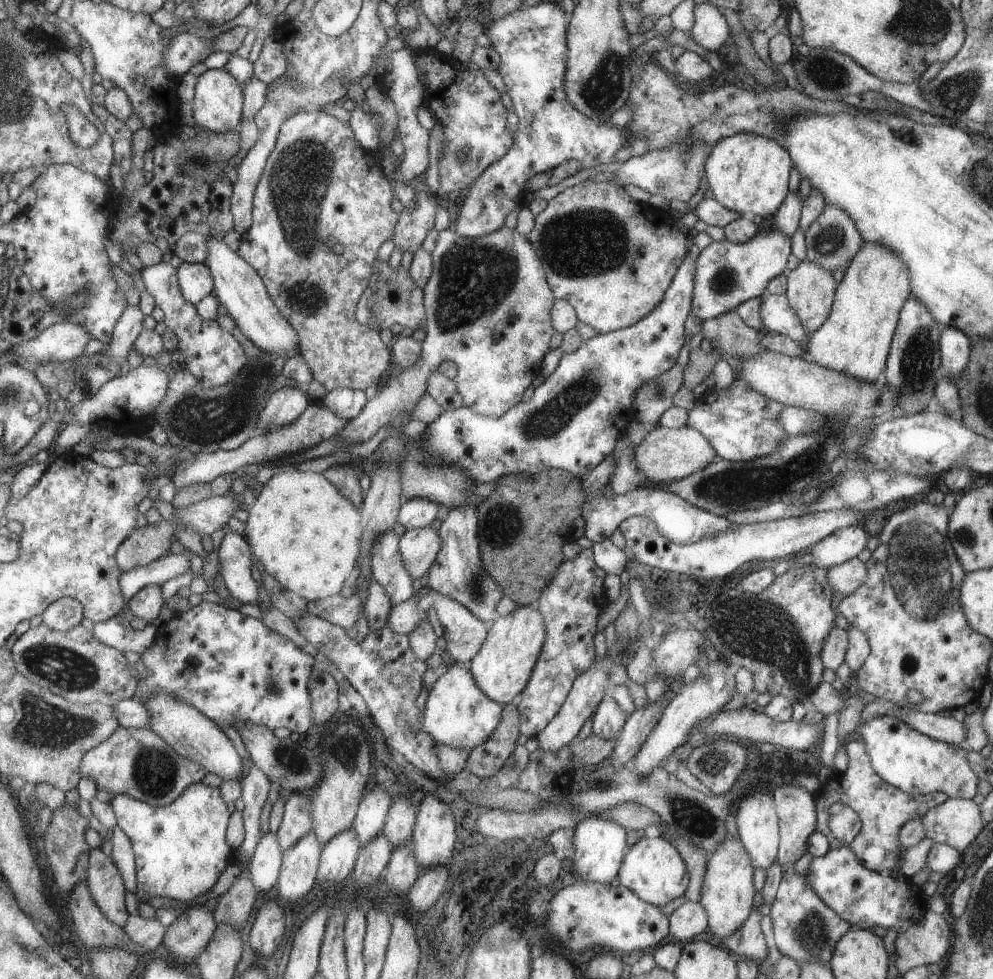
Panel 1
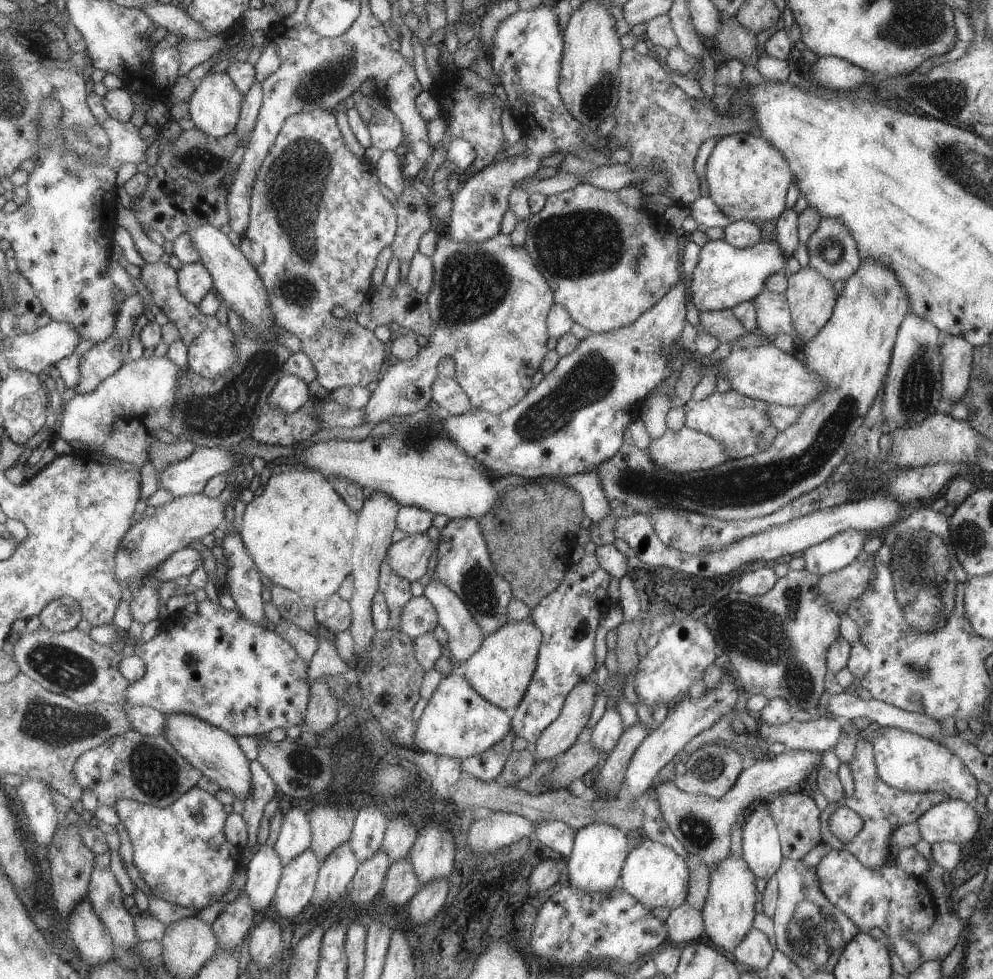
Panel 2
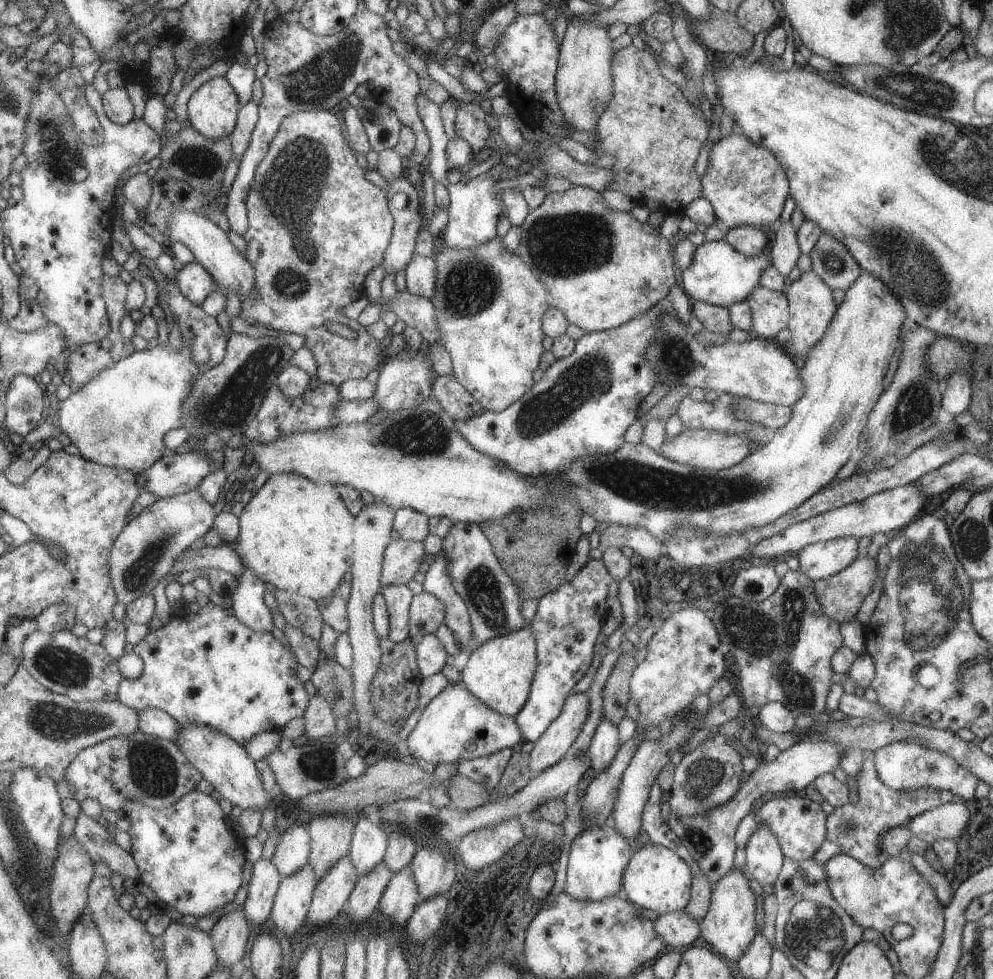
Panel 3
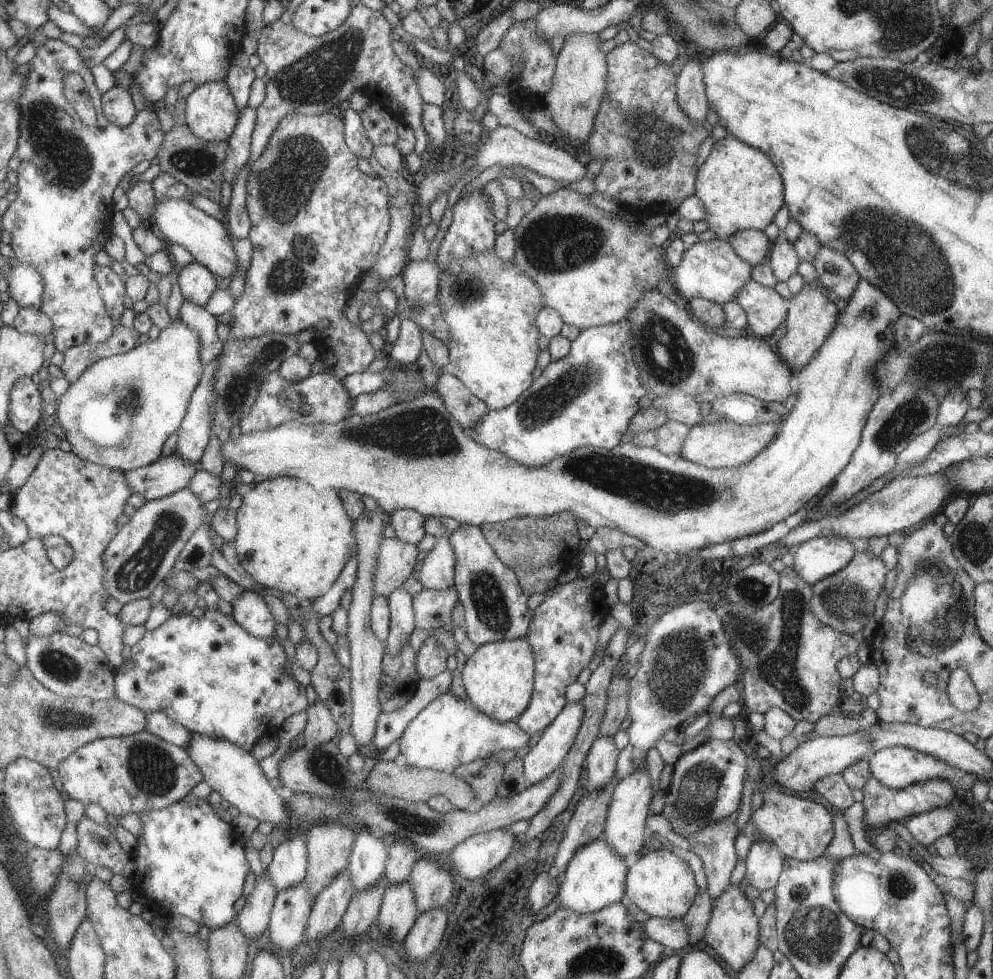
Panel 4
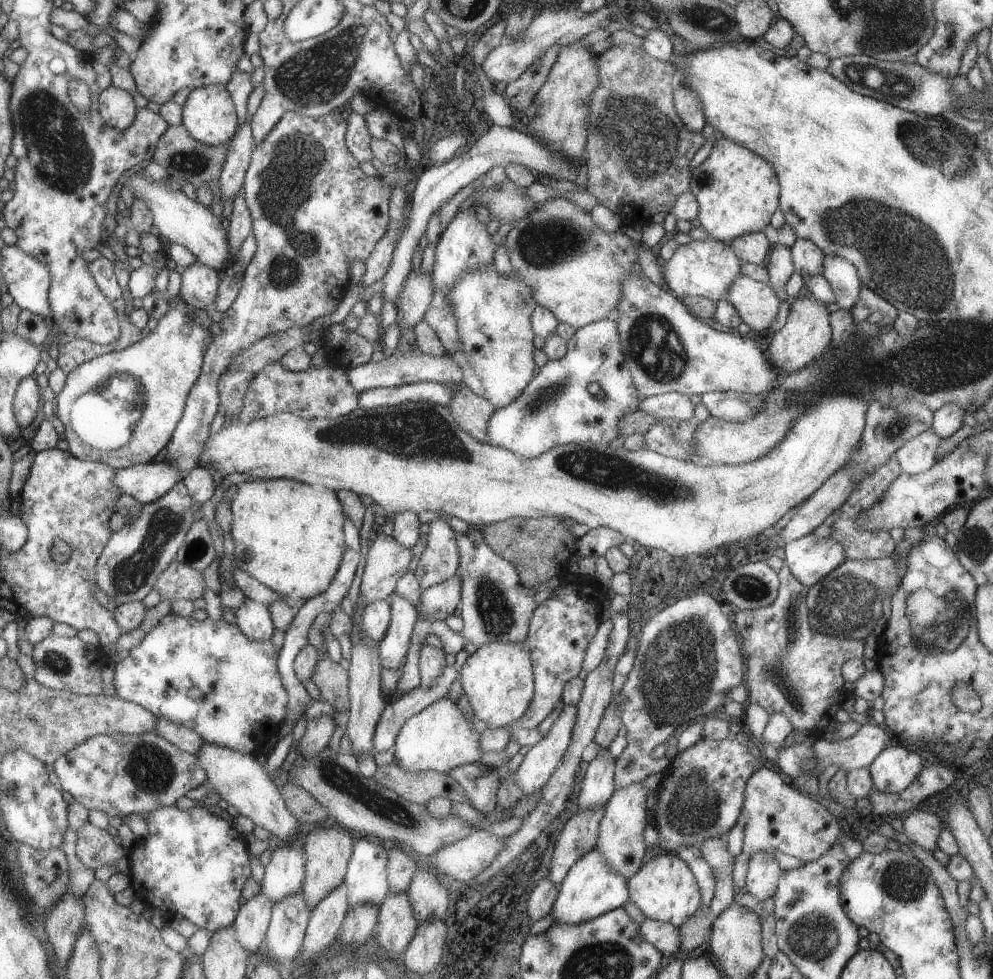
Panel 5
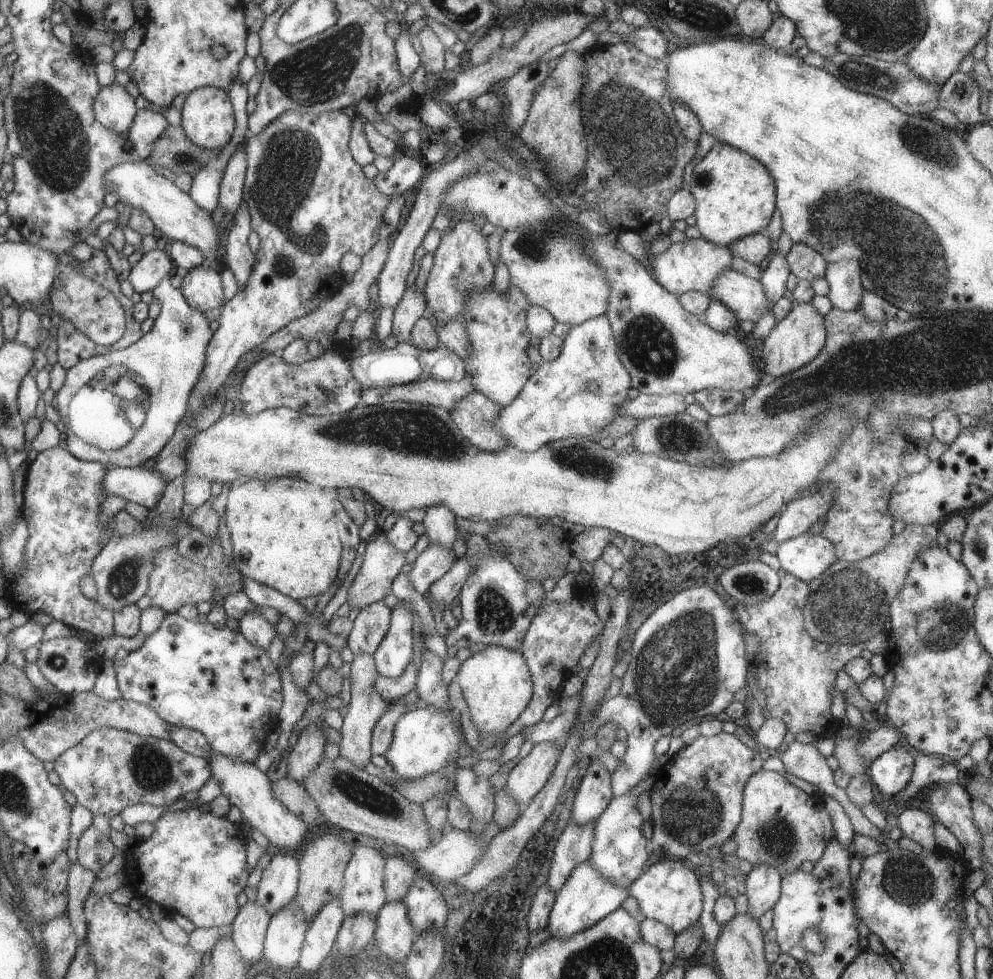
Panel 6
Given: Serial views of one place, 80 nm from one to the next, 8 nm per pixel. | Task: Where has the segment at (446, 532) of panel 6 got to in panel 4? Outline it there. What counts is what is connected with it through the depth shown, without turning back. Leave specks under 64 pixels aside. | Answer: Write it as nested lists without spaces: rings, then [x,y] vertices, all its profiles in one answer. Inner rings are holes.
[[[447,533],[436,538],[433,549],[417,565],[415,575],[423,589],[436,592],[454,586],[454,554]]]

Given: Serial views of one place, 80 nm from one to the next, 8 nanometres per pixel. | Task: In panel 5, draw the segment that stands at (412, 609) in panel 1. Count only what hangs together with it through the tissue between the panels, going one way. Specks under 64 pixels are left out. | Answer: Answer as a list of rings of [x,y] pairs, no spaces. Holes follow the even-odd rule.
[[[457,576],[445,582],[422,589],[416,611],[425,622],[452,622],[452,614],[460,602],[460,579]]]

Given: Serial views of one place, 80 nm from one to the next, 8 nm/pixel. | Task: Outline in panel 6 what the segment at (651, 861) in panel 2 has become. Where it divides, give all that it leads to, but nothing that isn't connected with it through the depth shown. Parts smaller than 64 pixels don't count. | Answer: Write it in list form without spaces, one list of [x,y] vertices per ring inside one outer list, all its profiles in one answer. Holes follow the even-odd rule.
[[[661,858],[657,863],[645,867],[628,891],[635,898],[645,919],[653,919],[668,926],[675,934],[683,927],[697,923],[701,912],[701,890],[690,862],[681,859]]]

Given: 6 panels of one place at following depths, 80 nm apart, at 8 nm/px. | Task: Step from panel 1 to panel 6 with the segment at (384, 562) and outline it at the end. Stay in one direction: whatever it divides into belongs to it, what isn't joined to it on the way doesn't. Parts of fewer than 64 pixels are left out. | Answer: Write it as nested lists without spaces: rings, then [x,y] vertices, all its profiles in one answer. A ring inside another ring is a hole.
[[[403,601],[390,608],[390,623],[387,632],[373,652],[376,671],[381,676],[397,678],[411,661],[413,652],[413,612]]]

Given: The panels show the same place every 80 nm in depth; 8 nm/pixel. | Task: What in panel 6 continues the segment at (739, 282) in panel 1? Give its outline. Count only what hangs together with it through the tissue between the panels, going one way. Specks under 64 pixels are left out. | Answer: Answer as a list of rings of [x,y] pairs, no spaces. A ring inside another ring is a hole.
[[[703,237],[687,239],[673,243],[663,254],[650,256],[648,268],[655,274],[655,280],[676,297],[687,291],[697,291],[711,298],[716,278],[726,270],[732,269],[732,254],[730,246],[721,246]]]

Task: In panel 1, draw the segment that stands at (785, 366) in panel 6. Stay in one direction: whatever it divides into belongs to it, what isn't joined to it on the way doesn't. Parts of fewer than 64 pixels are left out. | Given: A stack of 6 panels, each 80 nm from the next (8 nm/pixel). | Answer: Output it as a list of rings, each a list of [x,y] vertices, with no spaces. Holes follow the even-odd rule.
[[[807,259],[787,271],[785,276],[784,296],[801,326],[811,334],[829,316],[836,290],[835,280],[827,270]]]

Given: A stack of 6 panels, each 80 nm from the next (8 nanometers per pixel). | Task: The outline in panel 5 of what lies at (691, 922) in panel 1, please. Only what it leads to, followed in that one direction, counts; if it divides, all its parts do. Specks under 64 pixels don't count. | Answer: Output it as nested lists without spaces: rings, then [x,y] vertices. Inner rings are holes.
[[[644,919],[639,926],[641,936],[663,955],[680,950],[680,927],[655,919]]]

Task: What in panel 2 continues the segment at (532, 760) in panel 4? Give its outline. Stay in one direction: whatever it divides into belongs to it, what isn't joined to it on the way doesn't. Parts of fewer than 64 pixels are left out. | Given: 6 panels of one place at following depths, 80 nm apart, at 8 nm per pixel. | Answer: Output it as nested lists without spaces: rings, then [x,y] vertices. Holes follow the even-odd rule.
[[[595,675],[575,684],[566,695],[560,714],[547,726],[535,742],[534,761],[554,758],[566,752],[581,738],[597,693]]]

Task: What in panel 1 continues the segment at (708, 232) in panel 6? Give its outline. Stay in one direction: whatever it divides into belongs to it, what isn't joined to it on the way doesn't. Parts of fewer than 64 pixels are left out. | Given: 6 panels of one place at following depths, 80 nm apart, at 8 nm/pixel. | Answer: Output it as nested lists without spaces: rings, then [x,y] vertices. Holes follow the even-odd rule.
[[[736,133],[716,140],[703,166],[713,199],[740,217],[773,215],[787,196],[792,164],[786,150],[773,139],[753,133]]]

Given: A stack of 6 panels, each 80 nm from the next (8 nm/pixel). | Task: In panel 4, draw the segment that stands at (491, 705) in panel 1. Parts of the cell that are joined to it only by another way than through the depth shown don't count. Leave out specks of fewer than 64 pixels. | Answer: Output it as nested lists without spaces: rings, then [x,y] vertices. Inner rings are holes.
[[[447,691],[428,702],[407,724],[399,738],[399,760],[434,771],[451,771],[499,750],[521,748],[527,744],[528,738],[516,721],[497,722],[483,714],[467,698],[461,700]]]

